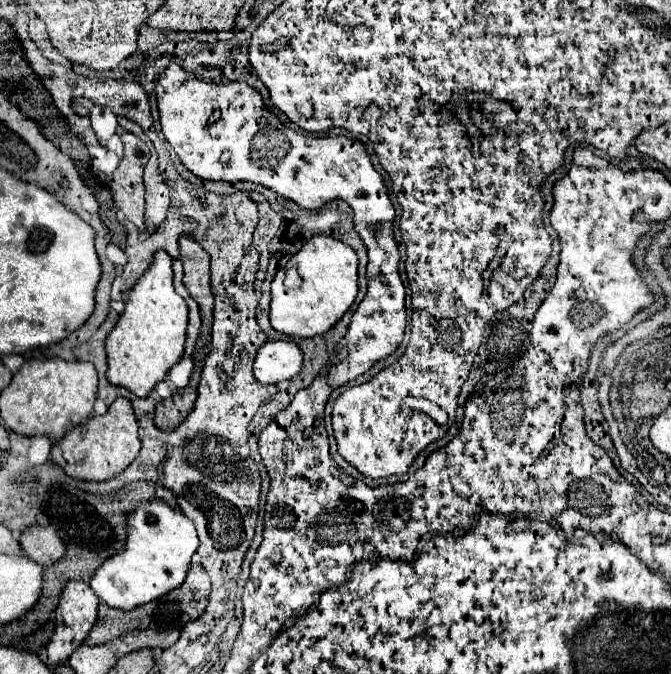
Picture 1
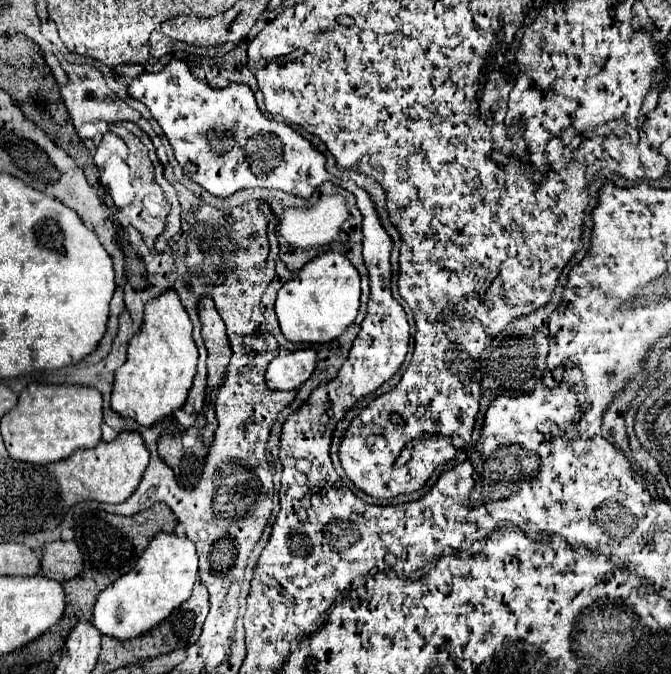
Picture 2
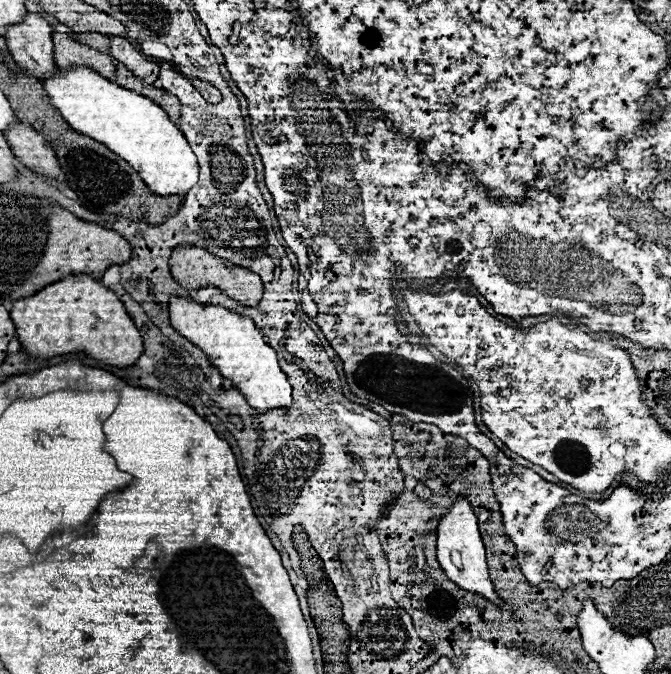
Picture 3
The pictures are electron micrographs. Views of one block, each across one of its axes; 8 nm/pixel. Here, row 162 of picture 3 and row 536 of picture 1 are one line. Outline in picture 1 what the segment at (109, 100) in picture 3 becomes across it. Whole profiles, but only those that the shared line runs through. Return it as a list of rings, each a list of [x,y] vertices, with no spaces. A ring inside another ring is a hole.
[[[144,502],[128,514],[126,550],[112,556],[96,570],[90,588],[106,606],[124,612],[158,600],[182,586],[198,544],[196,528],[182,512],[172,510],[166,502]]]

